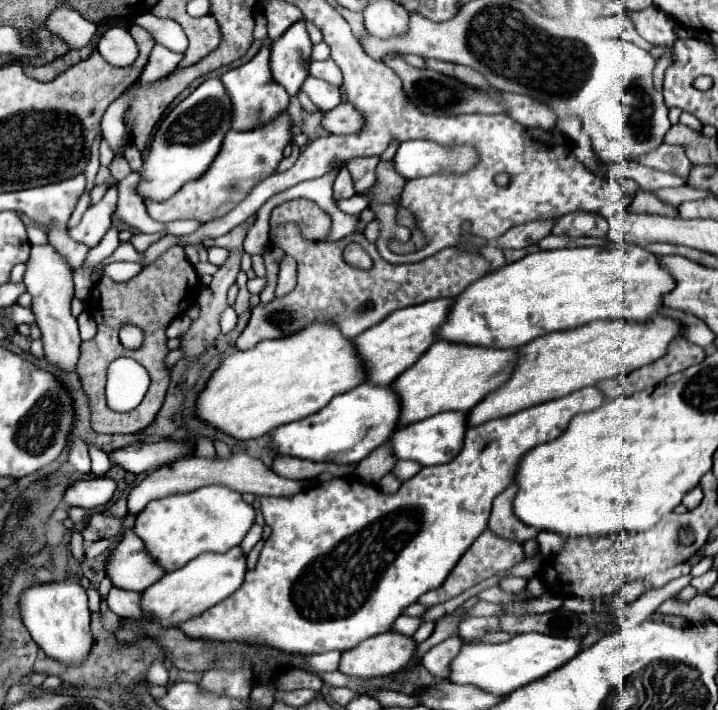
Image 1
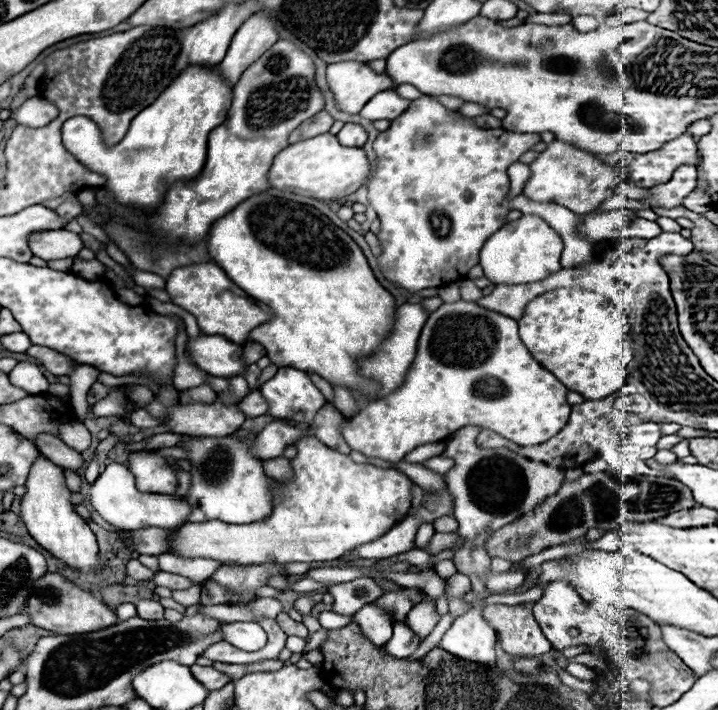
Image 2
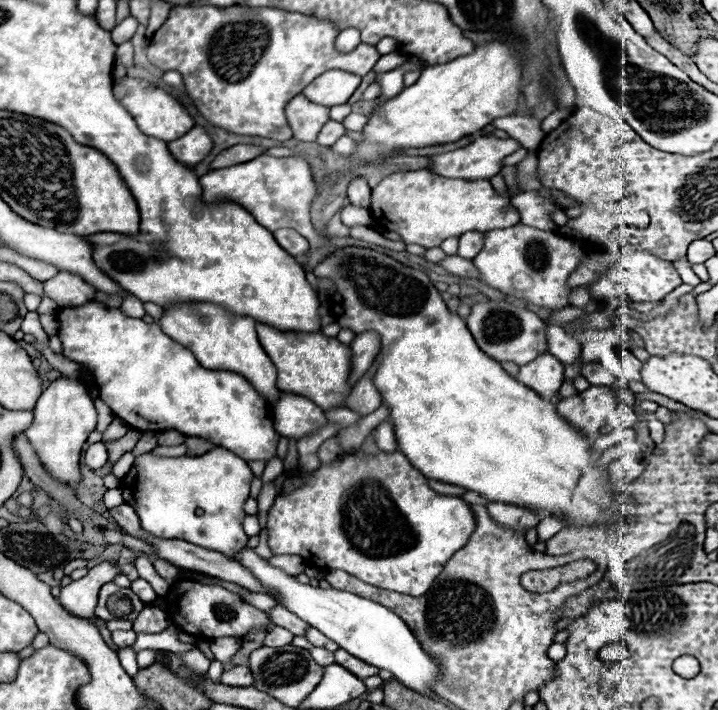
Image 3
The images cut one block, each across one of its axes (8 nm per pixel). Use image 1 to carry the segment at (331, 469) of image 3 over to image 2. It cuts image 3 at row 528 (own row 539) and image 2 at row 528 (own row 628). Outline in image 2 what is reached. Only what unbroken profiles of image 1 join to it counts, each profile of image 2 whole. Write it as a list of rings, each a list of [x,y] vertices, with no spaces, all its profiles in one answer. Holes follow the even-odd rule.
[[[302,438],[296,442],[298,456],[292,460],[294,478],[274,488],[272,516],[252,524],[226,524],[226,522],[202,522],[184,524],[174,538],[174,554],[186,558],[212,558],[222,564],[266,564],[266,562],[326,562],[338,560],[346,550],[368,544],[386,534],[410,508],[410,478],[398,470],[386,470],[372,464],[358,464],[350,456],[328,450],[318,438]]]

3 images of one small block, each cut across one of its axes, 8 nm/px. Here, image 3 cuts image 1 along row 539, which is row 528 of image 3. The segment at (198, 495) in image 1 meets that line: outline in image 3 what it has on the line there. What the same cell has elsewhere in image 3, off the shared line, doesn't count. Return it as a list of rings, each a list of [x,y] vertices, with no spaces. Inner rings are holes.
[[[214,448],[198,458],[158,458],[142,454],[122,478],[120,490],[126,504],[140,516],[144,532],[162,540],[186,540],[232,556],[248,544],[242,522],[248,516],[244,502],[248,500],[252,478],[254,474],[248,462],[226,448]]]

